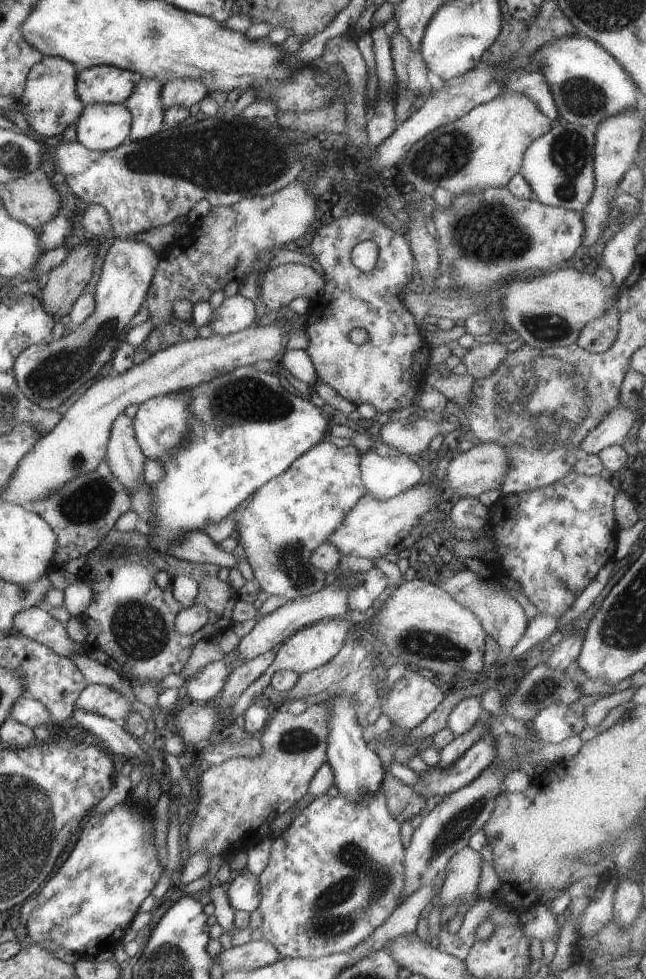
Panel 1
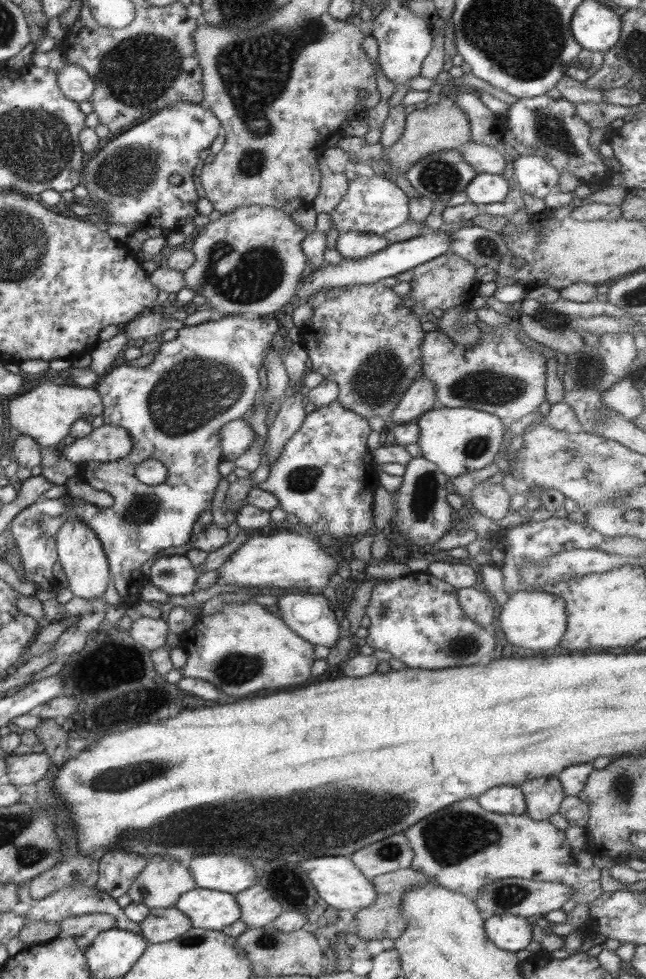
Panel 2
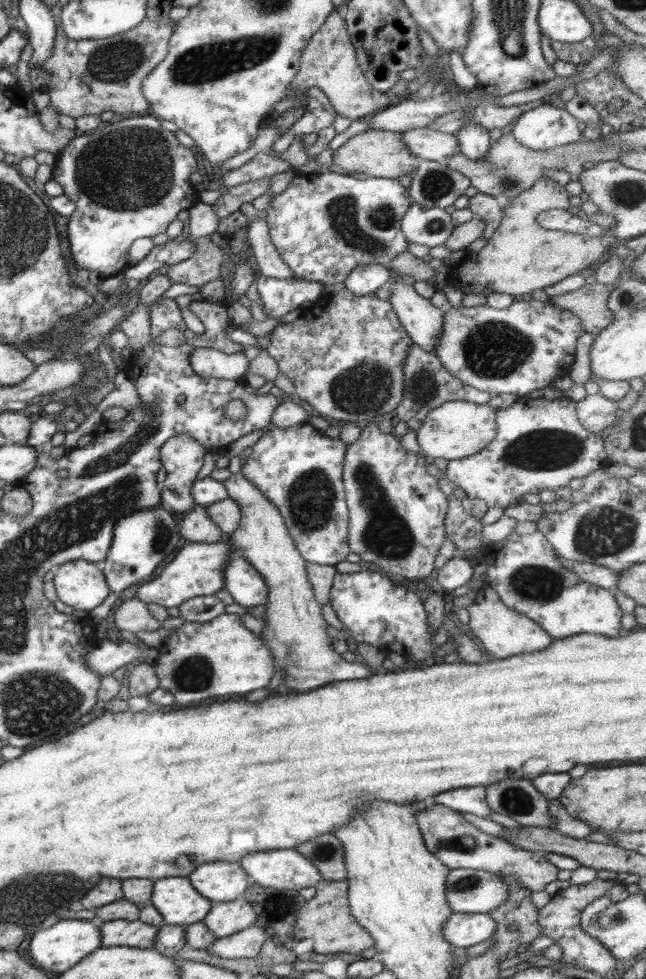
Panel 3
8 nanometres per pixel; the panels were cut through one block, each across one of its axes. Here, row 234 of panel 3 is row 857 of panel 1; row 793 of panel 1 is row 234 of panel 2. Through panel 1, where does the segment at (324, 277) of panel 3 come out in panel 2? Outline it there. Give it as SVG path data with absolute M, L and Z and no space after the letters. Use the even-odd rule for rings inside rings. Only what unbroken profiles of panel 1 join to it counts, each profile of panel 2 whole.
M377 171L371 178L358 176L350 181L342 200L328 214L331 216L332 226L340 233L356 231L384 236L388 230L409 220L408 197L394 182L387 180Z

